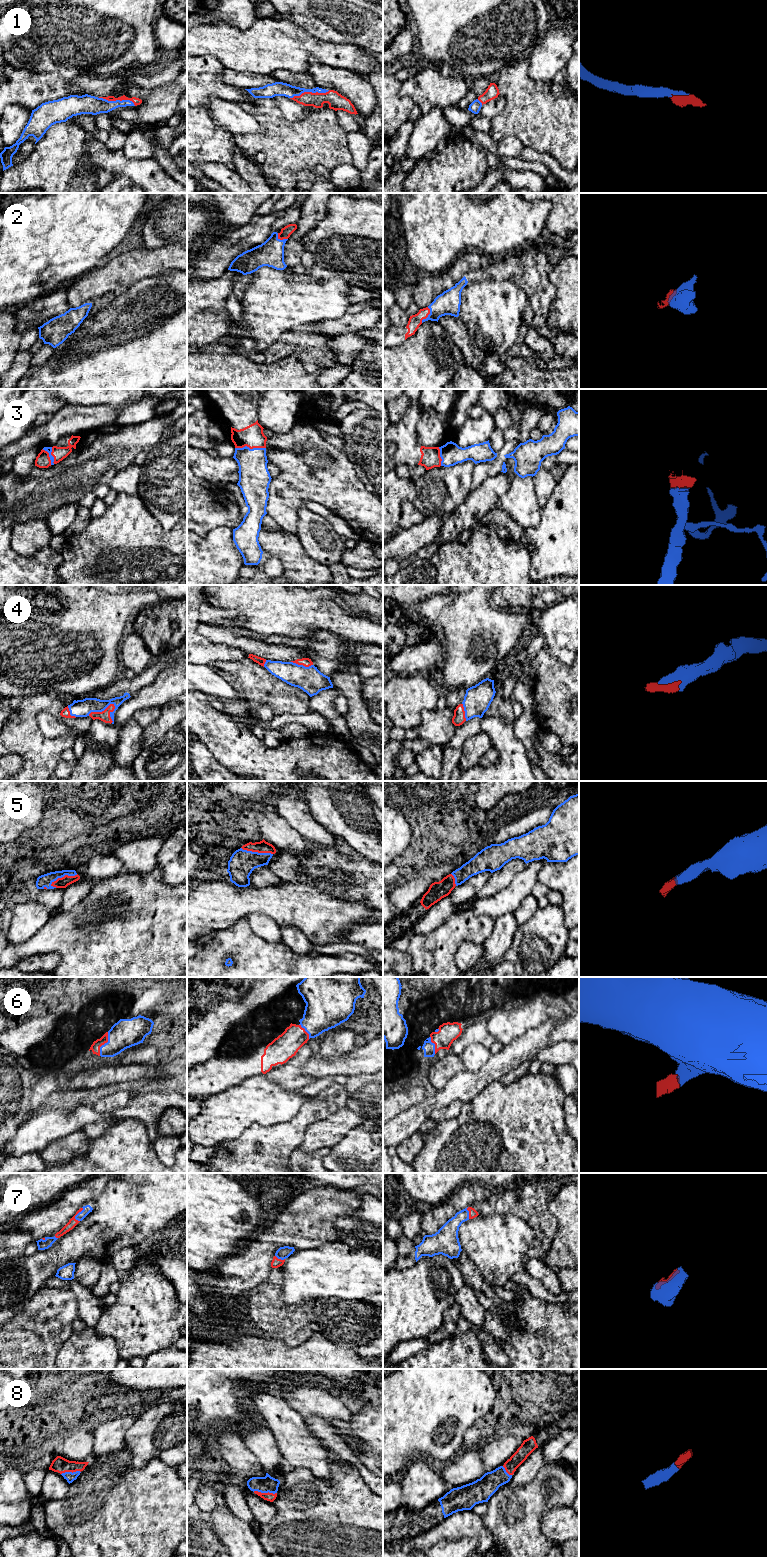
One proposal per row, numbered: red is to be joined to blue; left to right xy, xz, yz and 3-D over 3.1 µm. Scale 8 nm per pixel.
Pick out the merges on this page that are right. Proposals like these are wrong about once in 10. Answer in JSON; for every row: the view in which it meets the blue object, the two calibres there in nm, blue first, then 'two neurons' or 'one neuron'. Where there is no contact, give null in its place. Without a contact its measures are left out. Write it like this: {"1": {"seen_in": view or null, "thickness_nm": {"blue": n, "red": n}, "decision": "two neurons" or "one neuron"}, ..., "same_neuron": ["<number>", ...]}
{"1": {"seen_in": "xz", "thickness_nm": {"blue": 110, "red": 140}, "decision": "one neuron"}, "2": {"seen_in": "yz", "thickness_nm": {"blue": 190, "red": 100}, "decision": "one neuron"}, "3": {"seen_in": "xy", "thickness_nm": {"blue": 50, "red": 110}, "decision": "one neuron"}, "4": {"seen_in": "xy", "thickness_nm": {"blue": 140, "red": 90}, "decision": "one neuron"}, "5": {"seen_in": "xy", "thickness_nm": {"blue": 100, "red": 90}, "decision": "one neuron"}, "6": {"seen_in": "xy", "thickness_nm": {"blue": 220, "red": 80}, "decision": "one neuron"}, "7": {"seen_in": "xy", "thickness_nm": {"blue": 70, "red": 70}, "decision": "one neuron"}, "8": {"seen_in": "xz", "thickness_nm": {"blue": 130, "red": 70}, "decision": "one neuron"}, "same_neuron": ["1", "2", "3", "4", "5", "6", "7", "8"]}

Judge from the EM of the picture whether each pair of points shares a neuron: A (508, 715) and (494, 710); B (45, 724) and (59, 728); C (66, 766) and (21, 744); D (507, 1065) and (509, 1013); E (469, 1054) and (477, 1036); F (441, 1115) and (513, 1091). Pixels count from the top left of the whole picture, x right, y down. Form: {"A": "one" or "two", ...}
{"A": "one", "B": "one", "C": "two", "D": "two", "E": "two", "F": "two"}

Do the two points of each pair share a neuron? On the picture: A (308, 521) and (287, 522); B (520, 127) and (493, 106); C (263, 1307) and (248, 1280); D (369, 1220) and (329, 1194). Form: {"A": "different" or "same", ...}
{"A": "different", "B": "different", "C": "different", "D": "different"}

